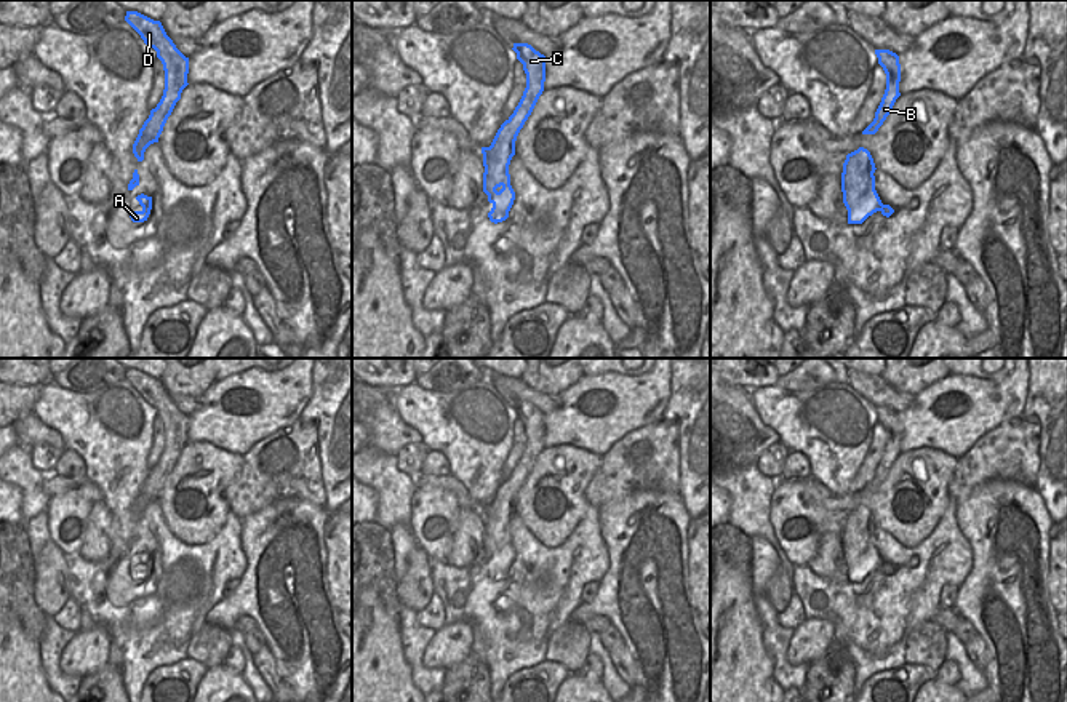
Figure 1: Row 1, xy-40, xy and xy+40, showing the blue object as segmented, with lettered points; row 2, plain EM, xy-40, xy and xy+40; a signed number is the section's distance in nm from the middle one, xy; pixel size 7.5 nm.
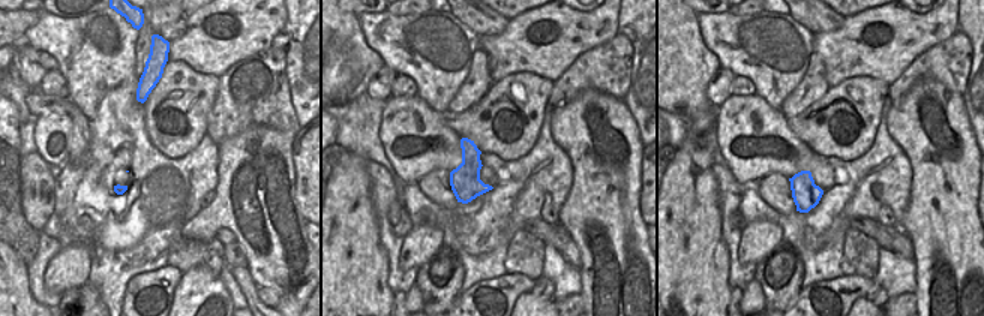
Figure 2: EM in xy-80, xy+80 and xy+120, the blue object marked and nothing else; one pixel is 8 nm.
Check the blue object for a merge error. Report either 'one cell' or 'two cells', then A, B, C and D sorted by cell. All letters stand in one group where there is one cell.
one cell | A B C D

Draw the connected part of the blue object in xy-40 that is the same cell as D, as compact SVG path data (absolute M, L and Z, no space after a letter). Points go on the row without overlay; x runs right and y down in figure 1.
M126 369L125 379L141 393L146 403L157 409L165 429L163 454L157 465L150 469L133 502L134 515L142 520L146 507L158 501L168 475L181 457L182 448L189 443L189 416L176 406L160 379L154 379L138 369Z

